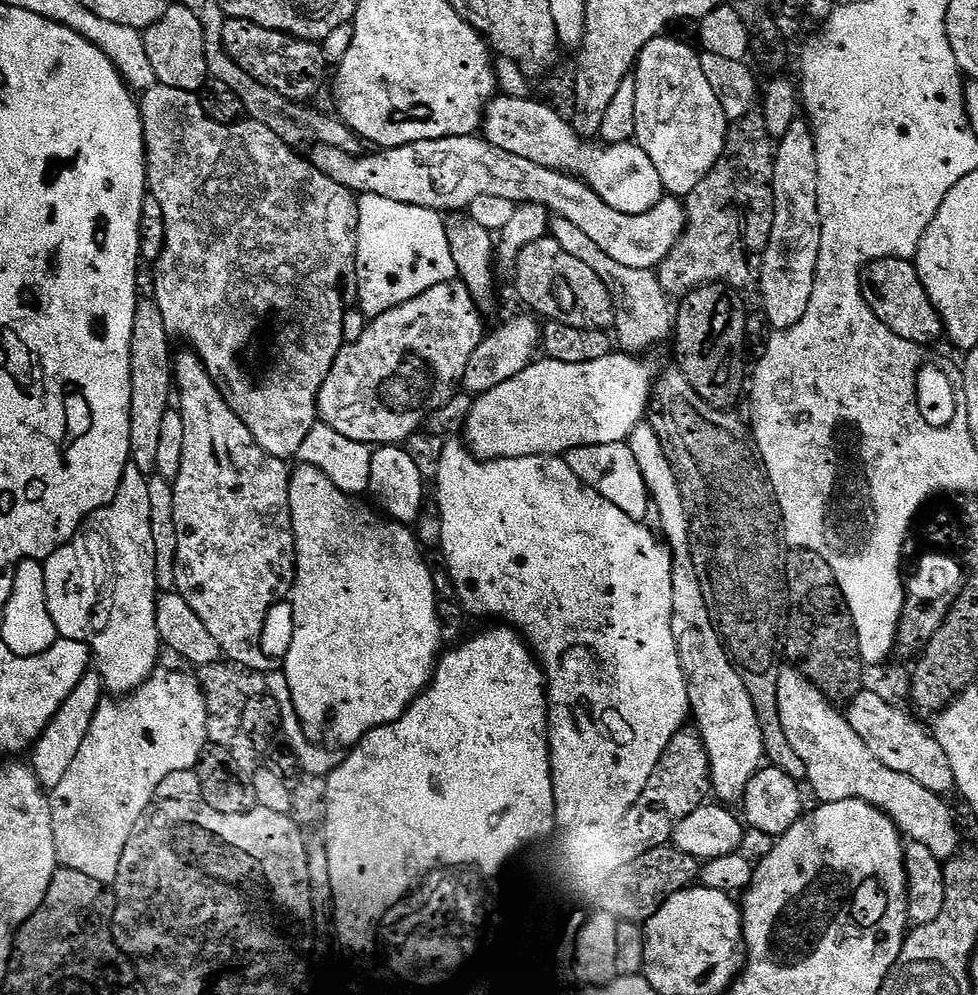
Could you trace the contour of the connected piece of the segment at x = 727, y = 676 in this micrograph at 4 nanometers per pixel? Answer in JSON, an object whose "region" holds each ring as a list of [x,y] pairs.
{"region":[[[680,624],[680,632],[684,632],[684,657],[680,664],[688,682],[688,703],[707,746],[715,795],[720,795],[719,799],[724,802],[739,801],[750,778],[760,771],[766,760],[764,735],[754,702],[723,643],[712,644],[712,636],[696,636],[696,632],[688,632],[688,624]]]}

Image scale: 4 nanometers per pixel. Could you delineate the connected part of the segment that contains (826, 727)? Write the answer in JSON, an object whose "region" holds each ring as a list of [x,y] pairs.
{"region":[[[784,666],[779,671],[778,718],[782,718],[782,730],[786,734],[786,742],[790,742],[798,758],[806,762],[807,783],[812,784],[812,792],[817,796],[817,801],[829,804],[843,800],[861,800],[872,804],[877,810],[889,816],[909,841],[928,846],[935,858],[941,862],[947,862],[957,855],[959,848],[956,847],[960,844],[960,832],[956,829],[956,820],[952,817],[951,810],[944,805],[945,797],[935,796],[933,792],[926,790],[926,786],[914,782],[914,778],[898,774],[898,770],[890,770],[890,766],[883,764],[870,750],[870,746],[866,746],[866,742],[862,742],[862,738],[854,734],[847,715],[841,709],[839,712],[828,701],[827,694],[811,679],[800,680],[800,676],[796,676],[796,666]]]}

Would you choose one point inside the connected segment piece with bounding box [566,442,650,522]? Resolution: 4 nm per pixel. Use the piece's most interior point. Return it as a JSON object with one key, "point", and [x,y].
{"point":[610,469]}

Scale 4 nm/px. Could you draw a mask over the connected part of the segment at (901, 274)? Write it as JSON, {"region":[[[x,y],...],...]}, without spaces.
{"region":[[[881,256],[880,259],[864,264],[860,269],[860,293],[874,315],[887,328],[894,330],[894,334],[898,334],[903,340],[910,341],[911,344],[917,346],[932,344],[939,336],[945,335],[944,324],[940,320],[940,315],[936,313],[936,307],[930,302],[930,298],[920,281],[920,276],[916,273],[916,265],[911,259],[899,256]]]}

